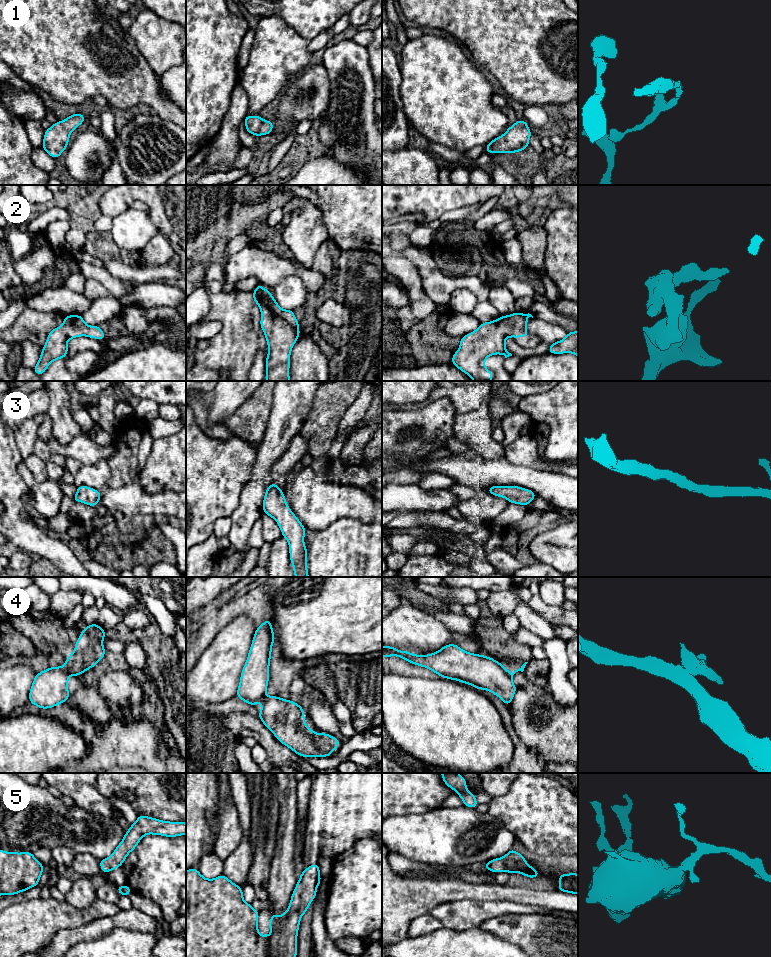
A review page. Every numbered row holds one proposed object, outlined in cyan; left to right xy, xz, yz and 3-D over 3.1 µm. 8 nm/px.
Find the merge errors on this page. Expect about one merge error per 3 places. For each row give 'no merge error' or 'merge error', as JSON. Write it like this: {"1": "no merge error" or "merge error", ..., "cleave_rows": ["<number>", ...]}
{"1": "no merge error", "2": "no merge error", "3": "no merge error", "4": "merge error", "5": "no merge error", "cleave_rows": ["4"]}

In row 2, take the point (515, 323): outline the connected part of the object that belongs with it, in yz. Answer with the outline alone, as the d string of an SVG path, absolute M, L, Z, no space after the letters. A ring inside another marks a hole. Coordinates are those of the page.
M513 313L491 322L481 323L473 332L460 338L460 347L452 356L451 363L467 374L473 381L492 381L493 374L484 366L490 355L512 356L506 350L508 337L527 337L526 329L531 314Z

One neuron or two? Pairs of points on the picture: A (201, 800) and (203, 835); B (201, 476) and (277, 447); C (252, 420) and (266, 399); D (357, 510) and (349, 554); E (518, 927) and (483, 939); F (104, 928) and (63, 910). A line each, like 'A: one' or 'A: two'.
A: one
B: two
C: one
D: two
E: two
F: two

